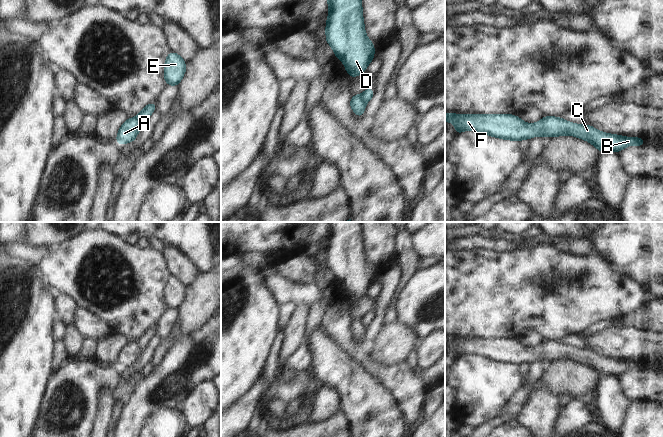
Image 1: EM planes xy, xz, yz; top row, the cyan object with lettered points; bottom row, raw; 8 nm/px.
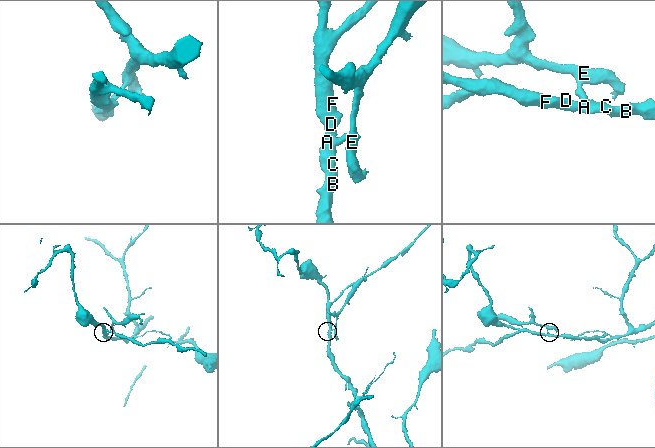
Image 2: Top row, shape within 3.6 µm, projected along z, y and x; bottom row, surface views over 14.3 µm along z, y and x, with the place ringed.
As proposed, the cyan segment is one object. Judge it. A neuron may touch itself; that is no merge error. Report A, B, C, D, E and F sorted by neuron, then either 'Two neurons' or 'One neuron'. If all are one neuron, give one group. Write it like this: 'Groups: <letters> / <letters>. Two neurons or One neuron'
Groups: A B C D F / E. Two neurons.

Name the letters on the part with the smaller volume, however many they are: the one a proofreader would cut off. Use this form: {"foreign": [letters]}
{"foreign": ["E"]}

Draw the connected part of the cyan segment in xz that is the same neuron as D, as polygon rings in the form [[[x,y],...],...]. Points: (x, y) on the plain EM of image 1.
[[[327,222],[329,239],[326,245],[326,265],[333,272],[335,281],[344,287],[351,303],[366,295],[375,278],[374,268],[365,258],[361,223]]]

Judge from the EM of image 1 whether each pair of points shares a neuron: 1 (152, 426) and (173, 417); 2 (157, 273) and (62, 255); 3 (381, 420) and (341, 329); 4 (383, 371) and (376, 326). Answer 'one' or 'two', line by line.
1: one
2: one
3: two
4: two

